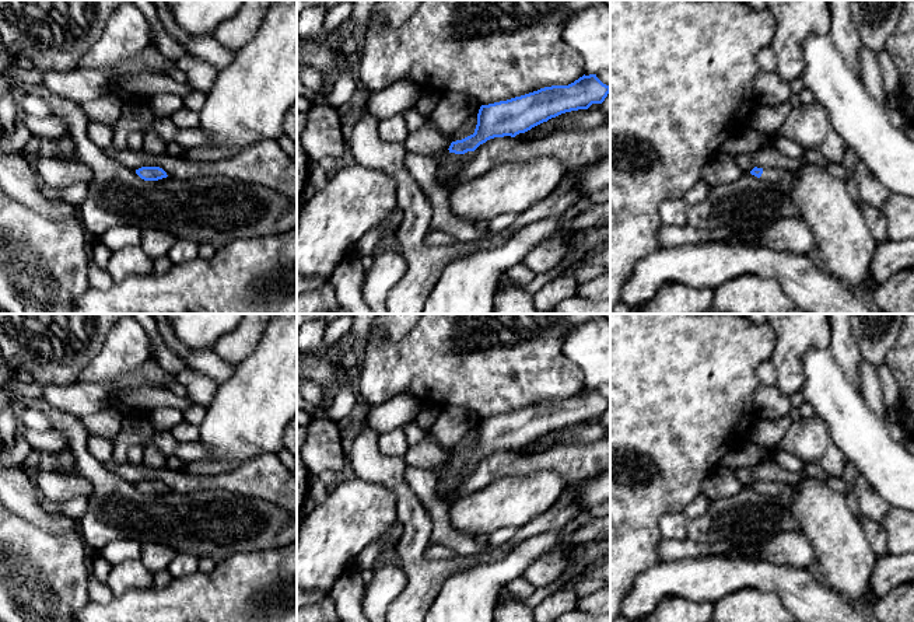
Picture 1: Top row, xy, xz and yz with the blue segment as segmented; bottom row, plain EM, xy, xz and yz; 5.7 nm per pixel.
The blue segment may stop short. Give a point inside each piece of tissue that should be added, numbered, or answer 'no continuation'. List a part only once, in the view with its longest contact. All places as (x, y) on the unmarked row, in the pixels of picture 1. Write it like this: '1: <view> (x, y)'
1: xz (444, 488)

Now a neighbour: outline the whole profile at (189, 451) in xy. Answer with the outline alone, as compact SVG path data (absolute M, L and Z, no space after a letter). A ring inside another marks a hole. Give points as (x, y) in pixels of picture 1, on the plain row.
M200 441L178 443L175 457L183 462L211 461L211 452Z

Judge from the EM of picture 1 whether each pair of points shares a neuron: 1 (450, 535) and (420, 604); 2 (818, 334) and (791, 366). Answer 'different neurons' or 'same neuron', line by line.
1: different neurons
2: same neuron

